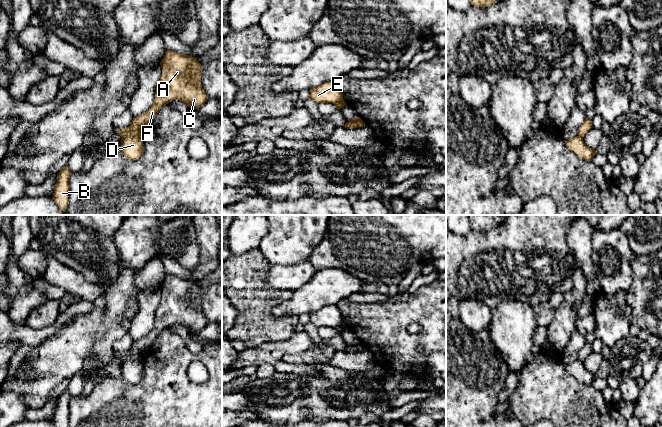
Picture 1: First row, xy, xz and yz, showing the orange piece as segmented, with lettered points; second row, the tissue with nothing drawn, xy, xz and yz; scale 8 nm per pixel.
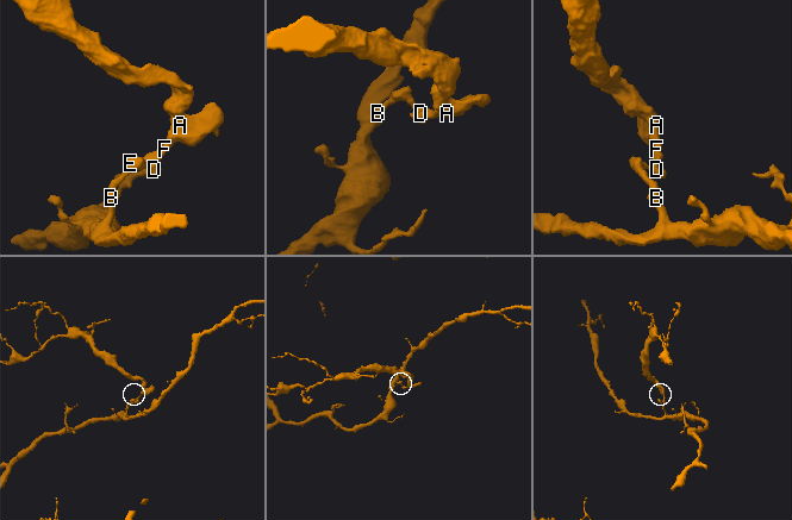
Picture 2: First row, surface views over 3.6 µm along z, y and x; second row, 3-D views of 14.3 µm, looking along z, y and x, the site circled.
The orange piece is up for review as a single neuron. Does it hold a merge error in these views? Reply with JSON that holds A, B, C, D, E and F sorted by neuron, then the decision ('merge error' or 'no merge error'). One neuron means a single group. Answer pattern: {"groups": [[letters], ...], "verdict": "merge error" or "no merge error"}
{"groups": [["A", "C", "F"], ["B", "D", "E"]], "verdict": "merge error"}

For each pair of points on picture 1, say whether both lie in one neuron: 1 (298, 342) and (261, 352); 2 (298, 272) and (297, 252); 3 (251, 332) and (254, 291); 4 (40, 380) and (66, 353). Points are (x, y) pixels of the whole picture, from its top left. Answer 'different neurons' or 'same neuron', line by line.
1: same neuron
2: different neurons
3: same neuron
4: same neuron

